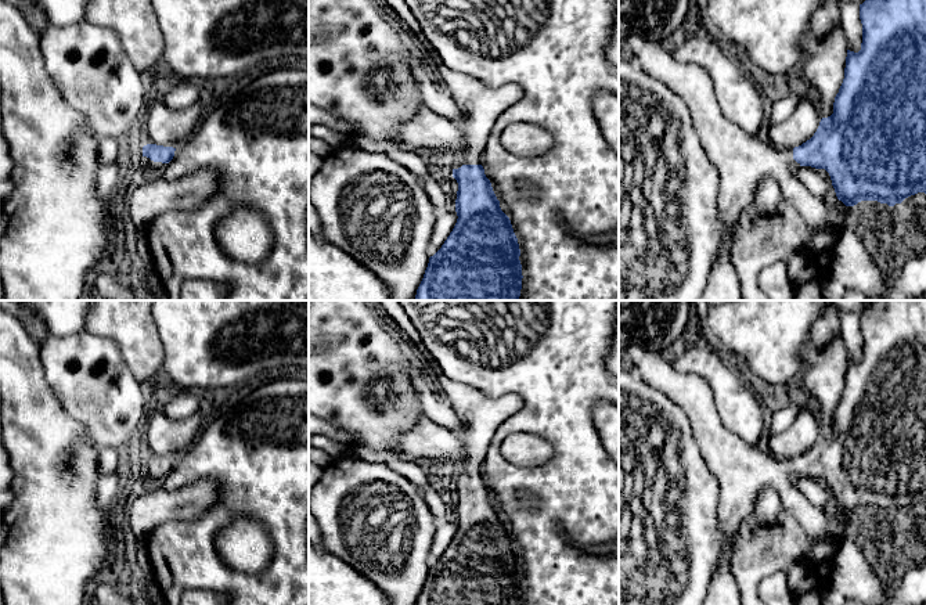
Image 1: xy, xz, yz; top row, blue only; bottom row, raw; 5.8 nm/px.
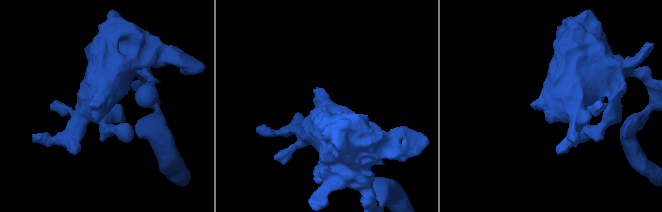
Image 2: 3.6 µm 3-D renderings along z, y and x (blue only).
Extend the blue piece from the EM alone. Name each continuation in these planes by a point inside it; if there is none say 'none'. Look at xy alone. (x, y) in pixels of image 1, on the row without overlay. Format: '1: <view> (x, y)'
1: xy (150, 506)

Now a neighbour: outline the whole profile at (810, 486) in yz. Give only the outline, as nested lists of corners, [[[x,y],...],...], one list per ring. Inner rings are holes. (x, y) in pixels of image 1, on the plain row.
[[[797,476],[795,485],[801,493],[811,498],[817,507],[825,509],[828,494],[826,490],[819,485],[818,479],[811,476]]]

